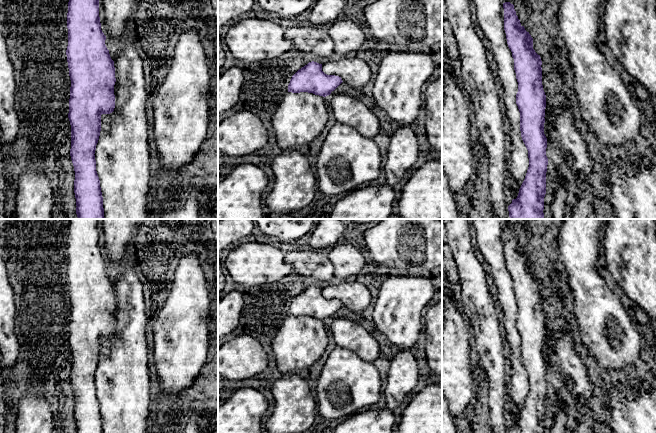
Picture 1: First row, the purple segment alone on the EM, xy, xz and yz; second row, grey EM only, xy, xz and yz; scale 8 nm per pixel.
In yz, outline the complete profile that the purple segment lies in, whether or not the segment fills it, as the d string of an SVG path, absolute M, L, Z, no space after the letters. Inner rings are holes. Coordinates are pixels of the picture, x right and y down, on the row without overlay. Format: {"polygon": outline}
{"polygon": "M505 226L503 232L504 254L518 306L516 328L520 336L521 361L529 382L525 403L508 433L544 433L548 382L544 358L546 319L542 309L542 285L533 273L533 262L521 249L514 229Z"}

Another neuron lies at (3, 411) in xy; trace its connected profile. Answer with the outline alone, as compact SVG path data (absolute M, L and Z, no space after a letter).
M0 368L0 433L6 433L6 405L4 401L4 379Z

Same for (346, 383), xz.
M335 346L316 381L317 414L333 420L349 417L362 407L377 403L383 396L383 386L380 373L372 362L363 361L351 350Z

